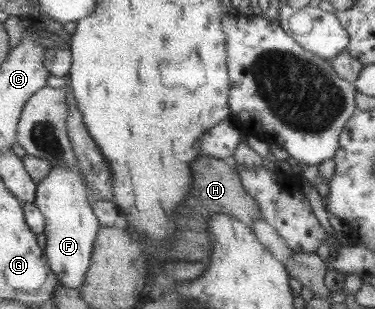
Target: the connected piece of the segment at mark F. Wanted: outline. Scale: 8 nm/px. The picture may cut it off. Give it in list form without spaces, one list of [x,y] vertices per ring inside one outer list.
[[[68,165],[52,166],[47,177],[38,184],[36,204],[46,219],[46,256],[60,283],[78,290],[86,283],[86,273],[92,262],[94,243],[101,226],[90,200],[89,189],[80,171]]]

